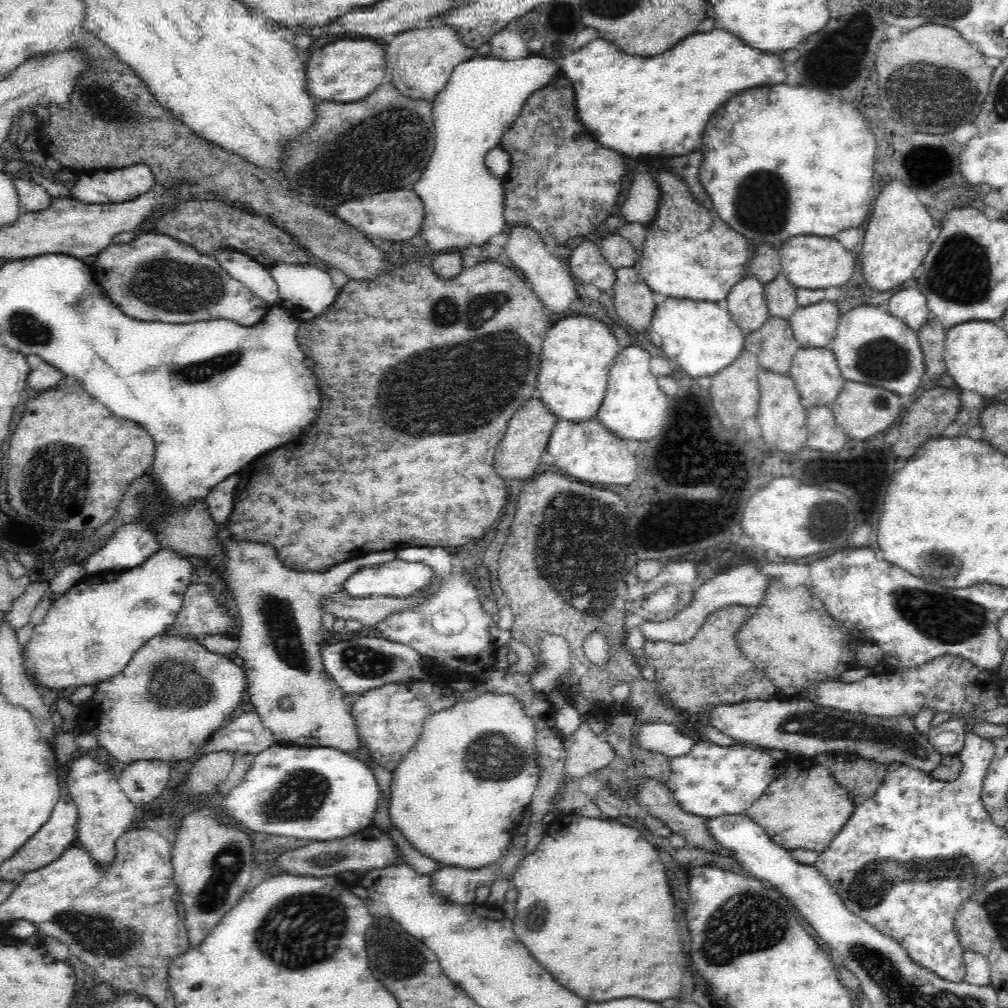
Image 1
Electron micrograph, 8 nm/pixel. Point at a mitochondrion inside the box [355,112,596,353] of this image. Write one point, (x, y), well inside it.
(478, 313)

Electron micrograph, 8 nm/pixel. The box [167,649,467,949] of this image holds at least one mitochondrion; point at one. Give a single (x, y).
(299, 796)

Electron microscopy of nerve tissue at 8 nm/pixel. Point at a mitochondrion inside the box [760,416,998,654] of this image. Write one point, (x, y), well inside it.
(949, 619)

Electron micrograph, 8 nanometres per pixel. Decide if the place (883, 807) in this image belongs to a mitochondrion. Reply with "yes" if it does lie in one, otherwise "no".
no

